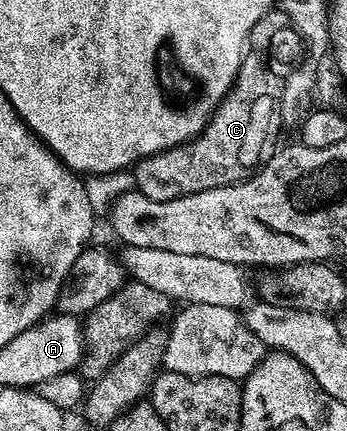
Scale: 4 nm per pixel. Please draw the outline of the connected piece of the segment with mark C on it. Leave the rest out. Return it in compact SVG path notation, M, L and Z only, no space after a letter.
M255 48L248 49L235 85L215 109L207 127L197 138L185 144L162 150L159 154L134 163L134 189L149 196L149 200L164 202L189 196L193 192L234 186L236 182L251 177L256 167L264 161L265 155L280 145L279 98L289 70L282 58L279 50L273 51L270 58Z

